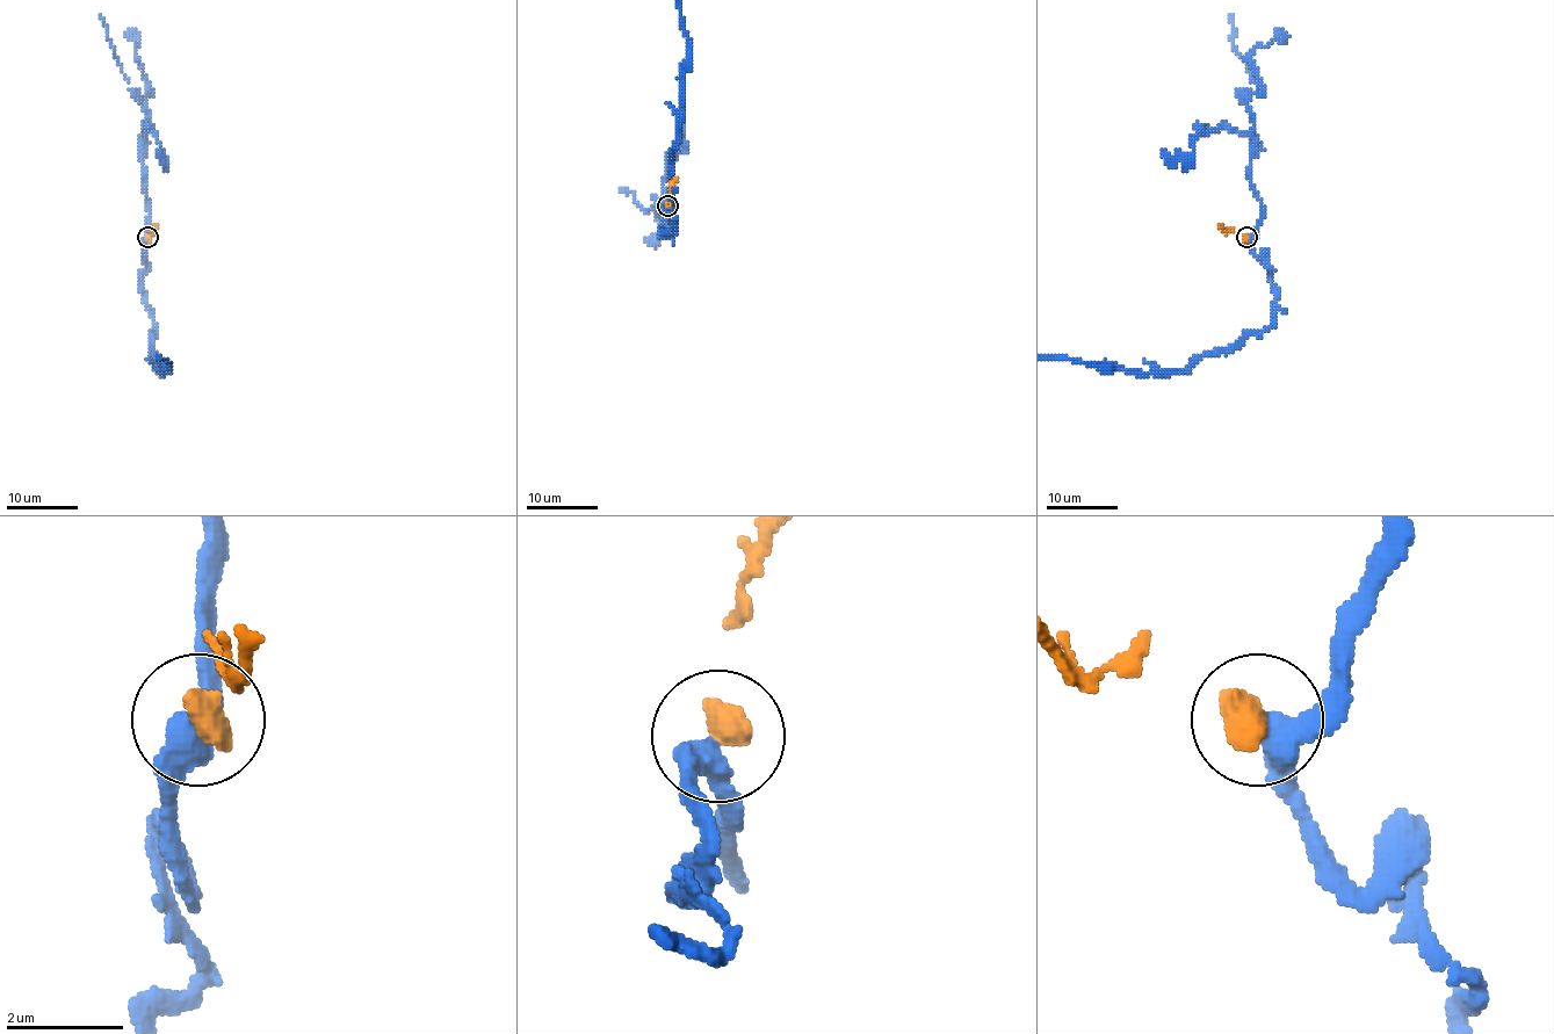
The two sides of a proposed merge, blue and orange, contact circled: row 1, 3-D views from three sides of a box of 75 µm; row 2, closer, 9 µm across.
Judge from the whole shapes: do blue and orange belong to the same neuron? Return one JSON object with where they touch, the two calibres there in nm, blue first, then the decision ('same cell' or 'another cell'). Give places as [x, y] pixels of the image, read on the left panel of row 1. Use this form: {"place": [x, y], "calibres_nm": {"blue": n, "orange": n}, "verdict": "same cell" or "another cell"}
{"place": [147, 237], "calibres_nm": {"blue": 400, "orange": 550}, "verdict": "same cell"}

